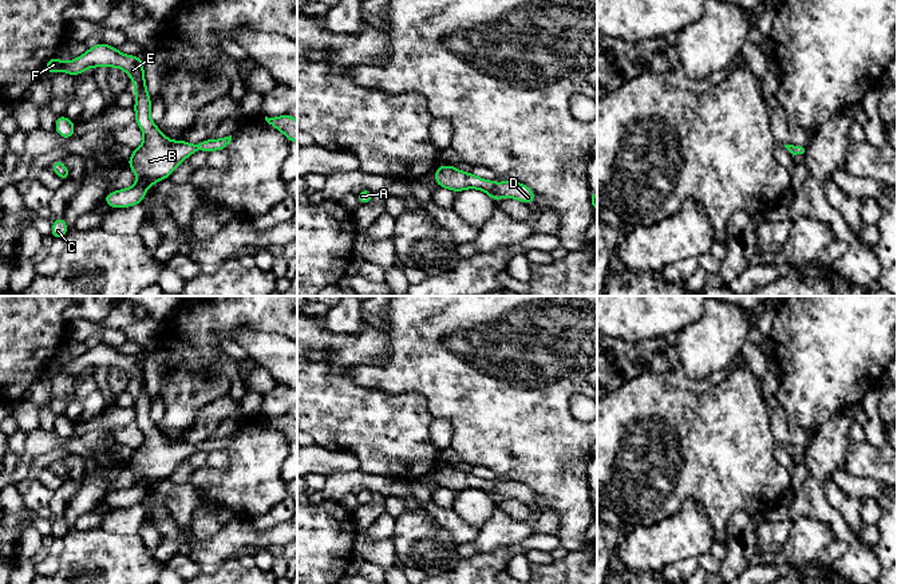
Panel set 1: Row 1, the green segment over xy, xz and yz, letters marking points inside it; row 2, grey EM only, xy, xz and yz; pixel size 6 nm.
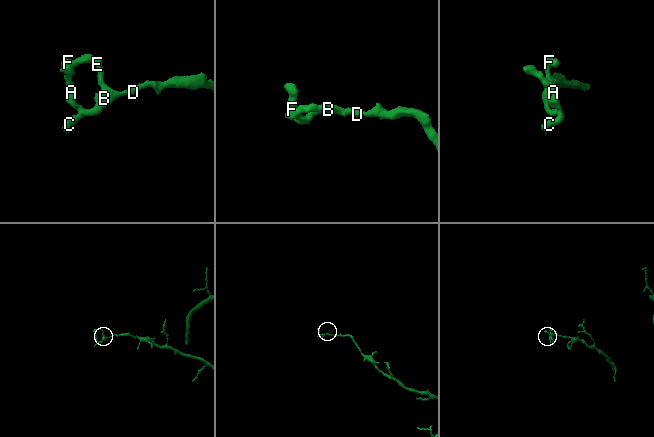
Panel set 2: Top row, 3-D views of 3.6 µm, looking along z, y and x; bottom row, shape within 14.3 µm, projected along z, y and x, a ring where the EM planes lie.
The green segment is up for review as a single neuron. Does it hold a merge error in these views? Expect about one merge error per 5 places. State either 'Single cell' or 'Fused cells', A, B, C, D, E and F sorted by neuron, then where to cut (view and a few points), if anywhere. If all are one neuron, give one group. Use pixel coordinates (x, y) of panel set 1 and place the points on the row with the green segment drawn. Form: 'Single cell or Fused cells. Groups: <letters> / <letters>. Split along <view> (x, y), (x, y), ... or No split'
Single cell. Groups: A B C D E F. No split

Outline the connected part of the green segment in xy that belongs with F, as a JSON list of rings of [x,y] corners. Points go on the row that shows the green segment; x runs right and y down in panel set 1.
[[[103,42],[95,47],[90,47],[82,56],[70,62],[60,62],[58,56],[54,56],[46,62],[44,71],[50,75],[62,71],[76,76],[91,67],[118,67],[133,79],[135,123],[141,127],[145,137],[142,145],[133,150],[127,161],[138,181],[130,188],[107,193],[103,201],[108,206],[116,209],[141,204],[151,185],[169,178],[179,163],[197,150],[206,153],[214,150],[222,151],[230,143],[232,135],[218,139],[205,139],[198,145],[191,145],[187,141],[171,141],[165,137],[150,118],[151,99],[143,74],[145,63],[139,56],[125,55],[118,48],[107,46]]]

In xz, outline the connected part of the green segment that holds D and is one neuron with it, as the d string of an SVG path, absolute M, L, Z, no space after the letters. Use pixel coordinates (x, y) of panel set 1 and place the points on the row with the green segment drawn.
M451 165L439 166L432 175L439 188L450 189L455 193L466 189L479 189L485 192L494 202L502 198L515 198L526 205L536 201L536 193L525 184L506 179L495 181L477 177L473 171L465 173Z

